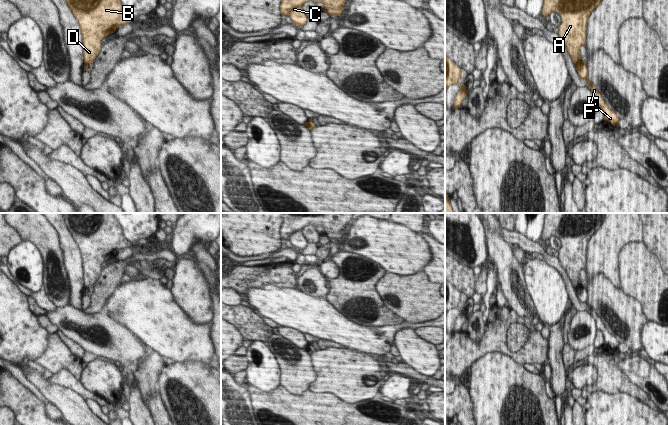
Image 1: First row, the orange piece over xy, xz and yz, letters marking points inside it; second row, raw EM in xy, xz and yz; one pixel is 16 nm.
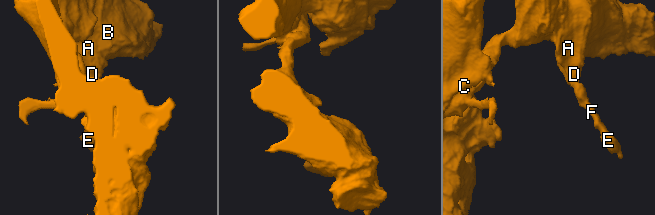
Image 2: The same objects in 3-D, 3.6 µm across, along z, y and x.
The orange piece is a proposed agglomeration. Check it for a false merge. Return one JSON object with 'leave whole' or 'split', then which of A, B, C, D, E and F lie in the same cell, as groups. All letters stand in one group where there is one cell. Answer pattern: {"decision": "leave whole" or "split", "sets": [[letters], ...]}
{"decision": "split", "sets": [["A", "B", "C", "D"], ["E", "F"]]}

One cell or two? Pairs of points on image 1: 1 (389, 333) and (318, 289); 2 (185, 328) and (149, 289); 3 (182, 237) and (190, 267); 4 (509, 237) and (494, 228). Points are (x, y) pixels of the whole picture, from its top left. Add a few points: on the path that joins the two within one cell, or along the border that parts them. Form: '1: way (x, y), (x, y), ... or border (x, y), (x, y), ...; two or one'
1: border (301, 291), (312, 296), (322, 296), (324, 298); two
2: way (175, 318), (156, 299); one
3: border (187, 255), (179, 258); two
4: border (500, 228), (500, 236), (509, 245); two

